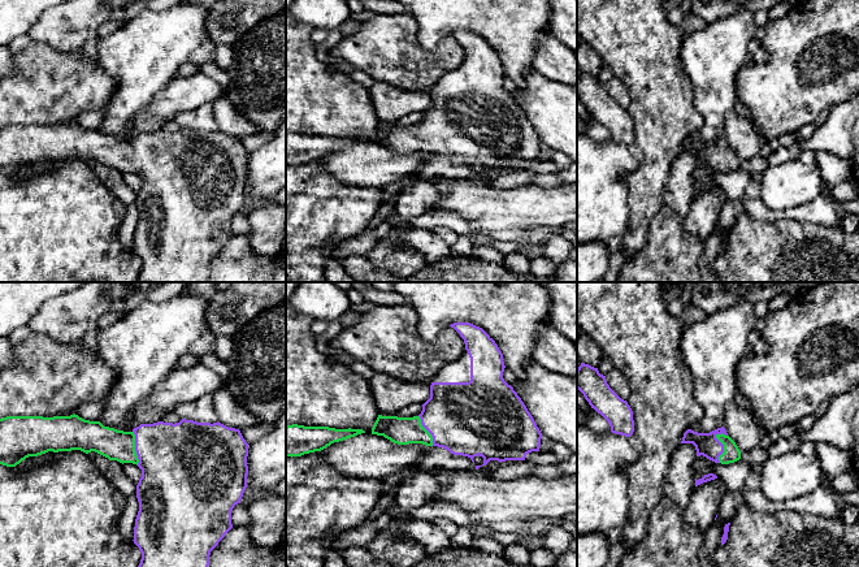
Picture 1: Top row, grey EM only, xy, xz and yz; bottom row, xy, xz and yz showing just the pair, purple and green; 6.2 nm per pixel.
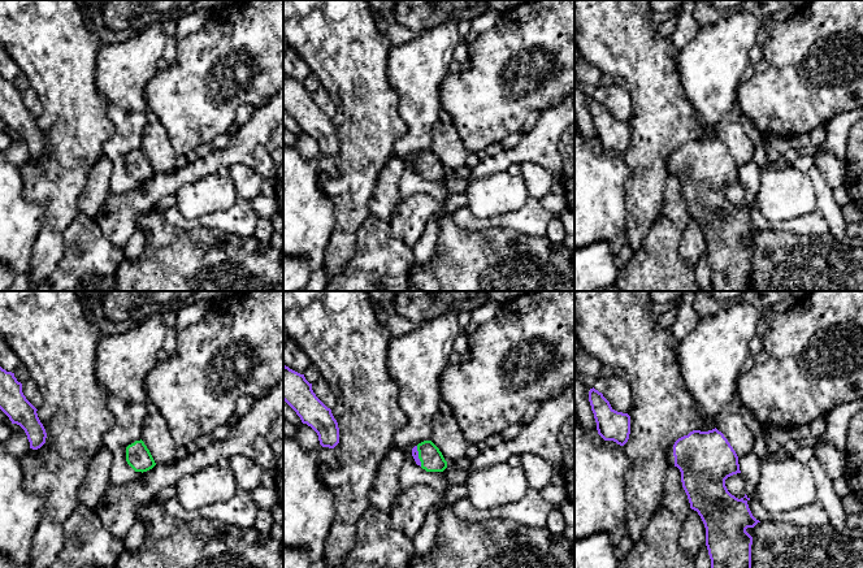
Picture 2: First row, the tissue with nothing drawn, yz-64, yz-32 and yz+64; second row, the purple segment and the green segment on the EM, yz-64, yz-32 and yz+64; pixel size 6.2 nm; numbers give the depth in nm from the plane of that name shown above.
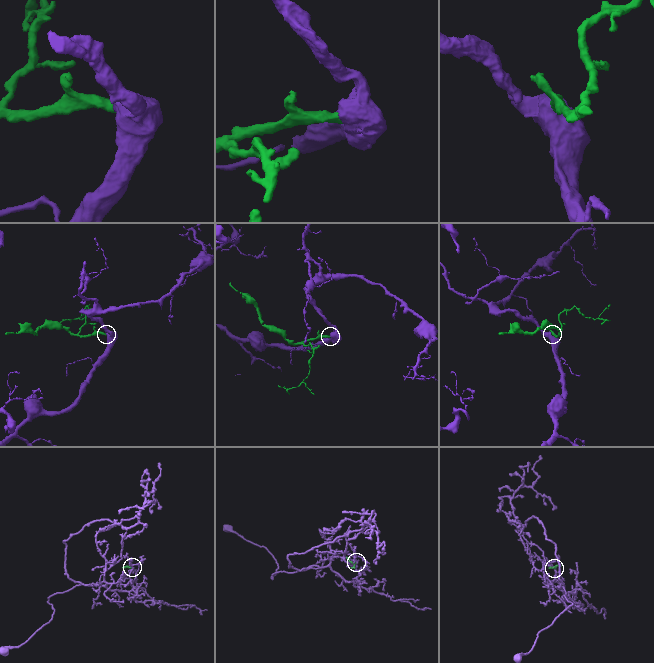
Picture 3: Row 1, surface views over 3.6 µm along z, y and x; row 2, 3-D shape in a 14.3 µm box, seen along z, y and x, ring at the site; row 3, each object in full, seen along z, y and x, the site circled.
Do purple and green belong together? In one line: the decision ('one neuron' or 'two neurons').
one neuron

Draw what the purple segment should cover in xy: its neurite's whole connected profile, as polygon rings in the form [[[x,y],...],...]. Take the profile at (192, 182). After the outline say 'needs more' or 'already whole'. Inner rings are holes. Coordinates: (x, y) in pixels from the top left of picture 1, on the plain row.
[[[78,124],[70,125],[6,125],[0,127],[0,173],[16,176],[29,165],[48,160],[95,160],[109,169],[133,172],[142,178],[136,194],[139,220],[134,235],[134,252],[142,261],[136,282],[207,282],[211,260],[233,237],[231,220],[240,212],[247,196],[248,152],[239,138],[218,131],[198,131],[182,127],[179,131],[140,133],[131,140],[104,135]]] | needs more

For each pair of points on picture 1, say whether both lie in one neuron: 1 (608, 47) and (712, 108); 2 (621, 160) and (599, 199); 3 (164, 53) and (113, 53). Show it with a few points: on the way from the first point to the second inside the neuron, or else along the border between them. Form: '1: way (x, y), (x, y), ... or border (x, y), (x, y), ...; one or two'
1: border (681, 68), (692, 102), (703, 118), (701, 126); two
2: way (612, 169), (599, 182), (599, 190); one
3: way (151, 53), (126, 53); one

